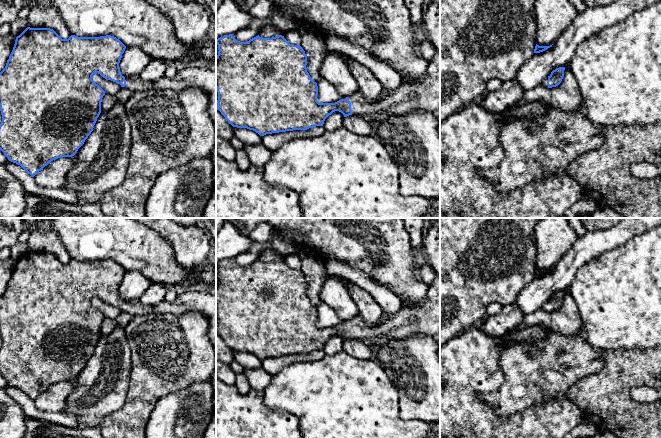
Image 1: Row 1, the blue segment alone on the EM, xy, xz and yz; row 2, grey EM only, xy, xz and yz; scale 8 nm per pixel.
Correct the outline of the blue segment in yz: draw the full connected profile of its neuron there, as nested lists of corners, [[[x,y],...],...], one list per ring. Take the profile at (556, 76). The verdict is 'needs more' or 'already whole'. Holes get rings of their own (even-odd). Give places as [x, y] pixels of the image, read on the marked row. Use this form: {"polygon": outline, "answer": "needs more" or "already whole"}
{"polygon": [[[565,67],[556,68],[551,72],[548,77],[546,77],[542,81],[541,85],[545,88],[552,88],[558,86],[564,77],[564,70]]], "answer": "needs more"}

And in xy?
{"polygon": [[[27,27],[16,37],[13,50],[5,68],[0,72],[0,150],[9,161],[20,165],[34,177],[51,161],[74,156],[93,131],[101,113],[101,102],[105,91],[92,80],[95,73],[111,80],[132,92],[146,90],[175,90],[199,88],[209,96],[209,115],[216,128],[216,70],[210,67],[186,67],[178,70],[173,78],[163,76],[153,82],[145,82],[139,75],[124,77],[119,63],[126,46],[111,35],[100,37],[78,37],[71,35],[62,39],[53,29]]], "answer": "needs more"}

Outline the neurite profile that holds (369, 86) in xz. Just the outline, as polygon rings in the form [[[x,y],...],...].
[[[354,59],[347,62],[347,65],[357,82],[359,92],[361,92],[369,102],[377,102],[384,87],[374,74],[366,66]]]

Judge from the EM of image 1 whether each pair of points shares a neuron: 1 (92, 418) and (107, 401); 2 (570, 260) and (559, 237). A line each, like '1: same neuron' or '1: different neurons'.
1: same neuron
2: different neurons

